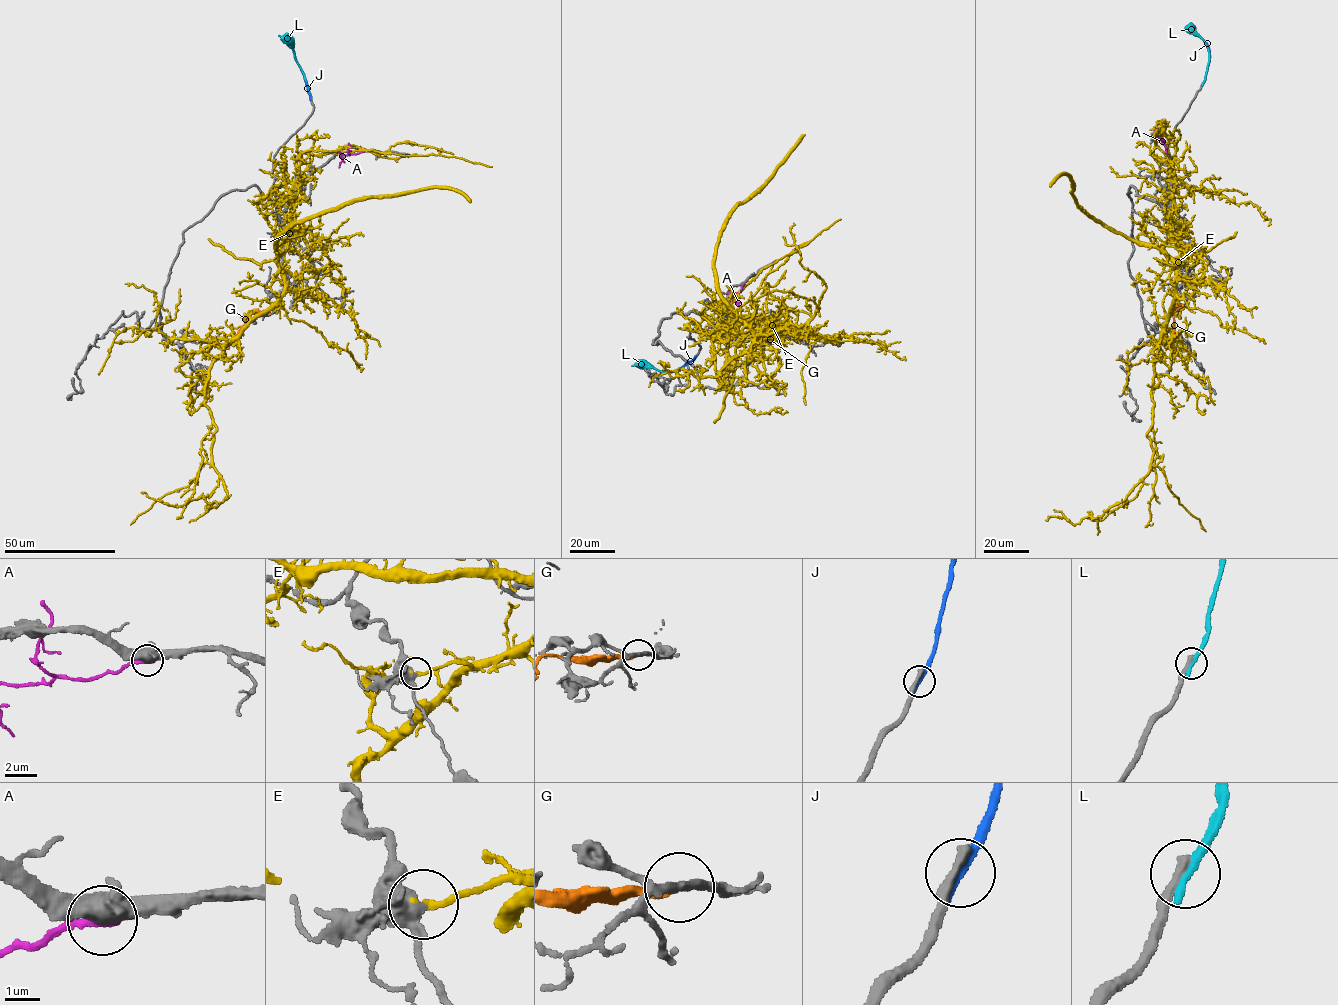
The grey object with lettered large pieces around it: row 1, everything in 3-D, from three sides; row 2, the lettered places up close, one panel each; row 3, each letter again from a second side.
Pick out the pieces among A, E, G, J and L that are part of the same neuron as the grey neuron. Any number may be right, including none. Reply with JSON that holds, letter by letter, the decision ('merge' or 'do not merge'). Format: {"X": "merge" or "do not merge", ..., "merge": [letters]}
{"A": "do not merge", "E": "do not merge", "G": "do not merge", "J": "do not merge", "L": "do not merge", "merge": []}

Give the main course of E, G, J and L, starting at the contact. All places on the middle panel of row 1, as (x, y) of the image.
E: (737, 365), (746, 363), (760, 333), (771, 327), (741, 323), (722, 331), (701, 315), (840, 219)
G: (778, 338), (765, 337), (759, 340), (761, 344)
J: (695, 357), (674, 371), (661, 372)
L: (695, 357), (670, 371), (631, 365)

